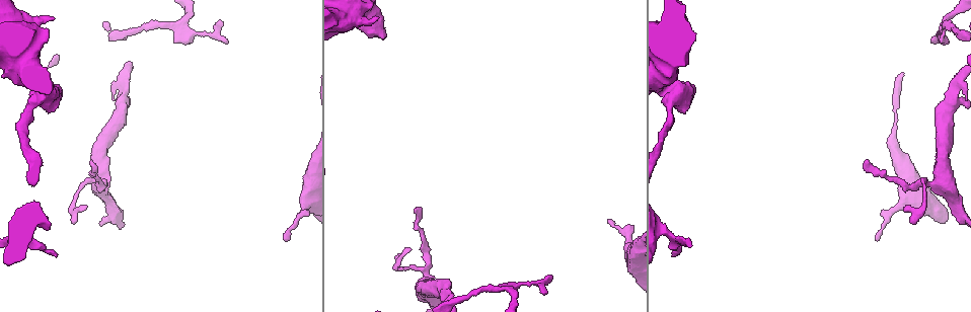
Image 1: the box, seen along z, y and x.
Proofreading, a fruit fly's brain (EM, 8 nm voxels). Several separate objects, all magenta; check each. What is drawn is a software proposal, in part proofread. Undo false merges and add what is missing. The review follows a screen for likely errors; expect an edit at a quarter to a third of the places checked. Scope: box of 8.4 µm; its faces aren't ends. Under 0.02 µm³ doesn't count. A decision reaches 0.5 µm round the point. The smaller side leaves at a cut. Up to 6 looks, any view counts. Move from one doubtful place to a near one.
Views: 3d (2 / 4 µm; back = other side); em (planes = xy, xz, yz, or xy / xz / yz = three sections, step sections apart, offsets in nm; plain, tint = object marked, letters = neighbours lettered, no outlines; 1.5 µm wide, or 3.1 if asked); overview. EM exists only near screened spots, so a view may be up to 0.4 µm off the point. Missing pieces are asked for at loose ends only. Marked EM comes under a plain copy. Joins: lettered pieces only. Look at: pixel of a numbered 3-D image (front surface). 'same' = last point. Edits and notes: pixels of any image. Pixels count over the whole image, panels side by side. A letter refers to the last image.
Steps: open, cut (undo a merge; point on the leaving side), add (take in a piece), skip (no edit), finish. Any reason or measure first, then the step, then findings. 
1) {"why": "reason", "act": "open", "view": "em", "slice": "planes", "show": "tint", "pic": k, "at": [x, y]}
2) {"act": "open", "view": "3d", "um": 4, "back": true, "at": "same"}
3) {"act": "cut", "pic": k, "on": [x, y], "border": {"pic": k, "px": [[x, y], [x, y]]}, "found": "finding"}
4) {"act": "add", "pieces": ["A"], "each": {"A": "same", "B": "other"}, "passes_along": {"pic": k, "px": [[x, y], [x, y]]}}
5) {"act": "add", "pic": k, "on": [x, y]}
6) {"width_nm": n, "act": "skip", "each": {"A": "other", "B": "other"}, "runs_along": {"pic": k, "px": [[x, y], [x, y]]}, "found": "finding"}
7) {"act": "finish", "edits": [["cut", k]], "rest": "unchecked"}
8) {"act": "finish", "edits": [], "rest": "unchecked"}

{"act": "open", "view": "3d", "um": 4, "back": true, "pic": 1, "at": [669, 120]}

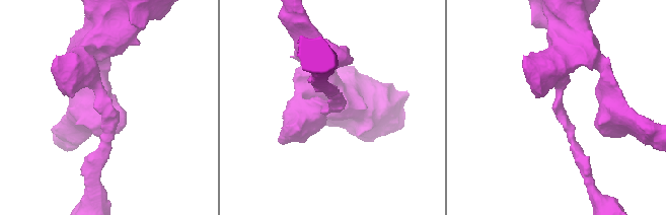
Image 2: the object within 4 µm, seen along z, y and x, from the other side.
{"arm_widths_nm": [190, 420], "why": "need the tissue", "act": "open", "view": "em", "slice": "yz", "step": 4, "show": "tint", "pic": 2, "at": [559, 105]}

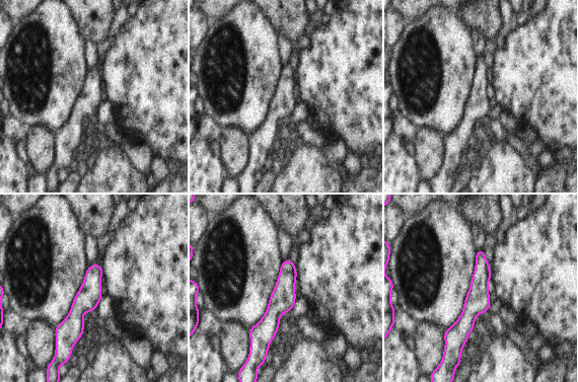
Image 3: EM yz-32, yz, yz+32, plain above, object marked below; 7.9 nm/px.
{"why": "cut it another way", "act": "open", "view": "em", "slice": "planes", "show": "letters", "at": "same"}

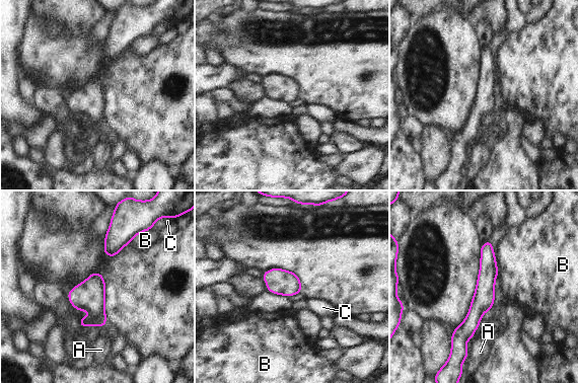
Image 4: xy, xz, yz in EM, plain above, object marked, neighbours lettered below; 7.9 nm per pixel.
{"act": "skip", "each": {"A": "other", "B": "other", "C": "other"}, "runs_along": {"pic": 4, "px": [[489, 244], [484, 297], [465, 335]]}, "found": "one neuron here"}

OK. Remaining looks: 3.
{"why": "free end", "act": "open", "view": "3d", "um": 4, "back": true, "pic": 1, "at": [54, 18]}

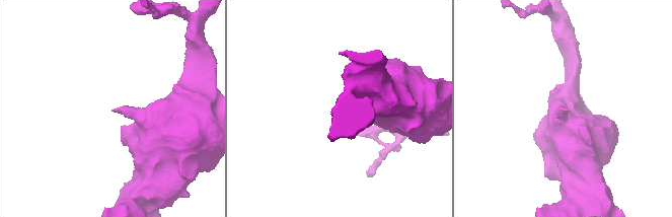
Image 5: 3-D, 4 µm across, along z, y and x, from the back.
{"why": "need the tissue", "act": "open", "view": "em", "slice": "planes", "show": "letters", "pic": 5, "at": [567, 109]}

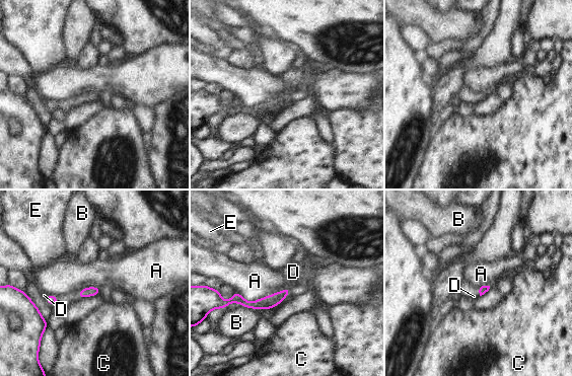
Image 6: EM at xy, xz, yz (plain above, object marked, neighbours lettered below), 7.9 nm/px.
{"act": "add", "pieces": ["D"], "each": {"A": "other", "B": "other", "C": "other", "D": "same", "E": "other"}, "passes_along": {"pic": 6, "px": [[51, 300], [58, 297], [65, 300]]}, "found": "the neuron continues"}

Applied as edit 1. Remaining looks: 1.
{"act": "finish", "edits": [["add", 6]], "rest": "unchecked"}

